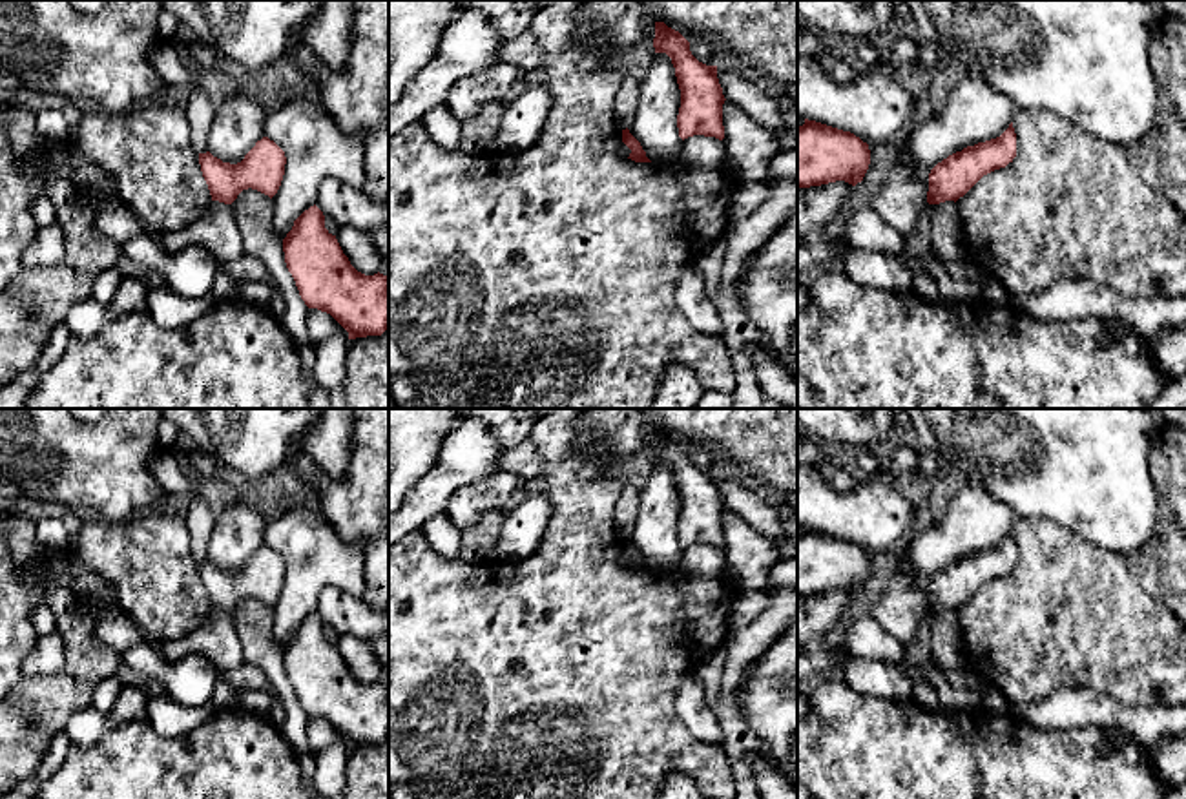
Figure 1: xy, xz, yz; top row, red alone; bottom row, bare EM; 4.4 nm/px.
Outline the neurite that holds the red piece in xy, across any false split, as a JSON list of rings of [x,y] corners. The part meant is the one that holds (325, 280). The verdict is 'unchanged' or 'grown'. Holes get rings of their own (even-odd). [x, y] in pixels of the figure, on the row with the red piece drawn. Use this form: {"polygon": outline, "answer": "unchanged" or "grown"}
{"polygon": [[[316,204],[294,221],[283,239],[283,252],[305,305],[330,314],[349,332],[349,339],[381,336],[389,328],[389,277],[358,272],[336,235],[325,228],[325,215]]], "answer": "unchanged"}

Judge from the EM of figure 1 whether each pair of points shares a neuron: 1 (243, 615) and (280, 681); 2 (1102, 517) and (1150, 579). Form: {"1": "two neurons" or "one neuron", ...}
{"1": "one neuron", "2": "two neurons"}

